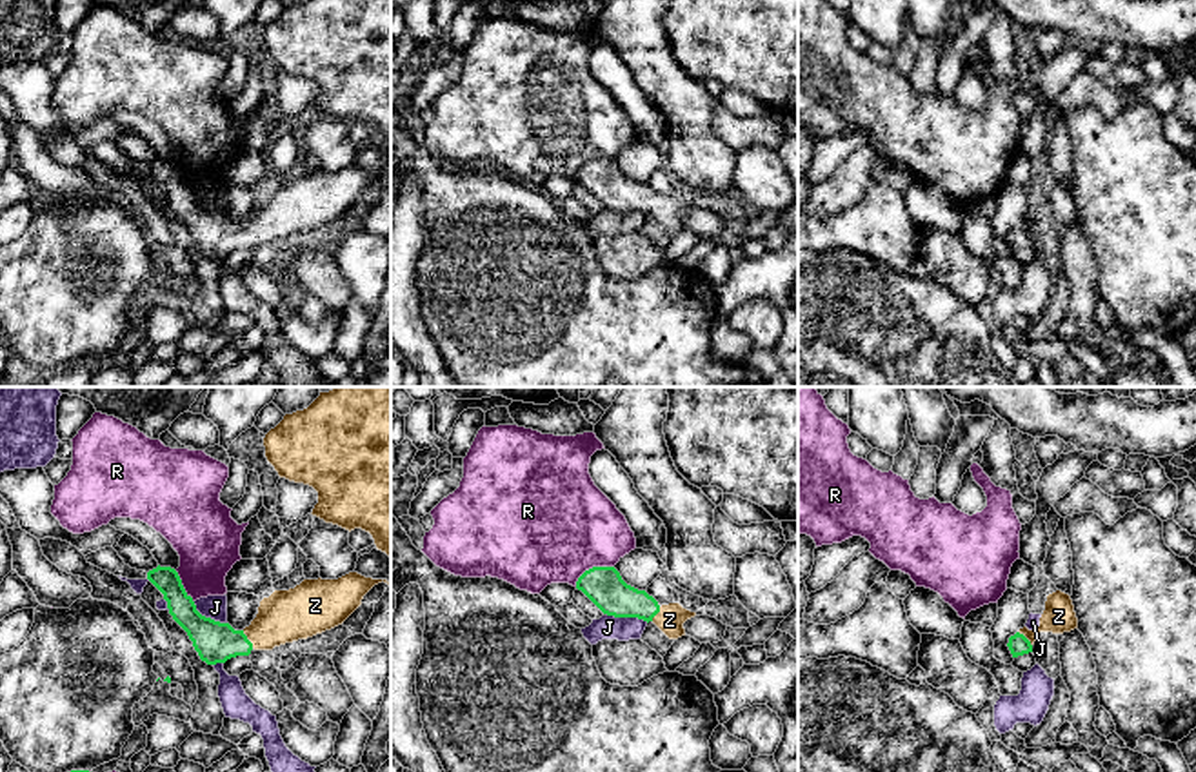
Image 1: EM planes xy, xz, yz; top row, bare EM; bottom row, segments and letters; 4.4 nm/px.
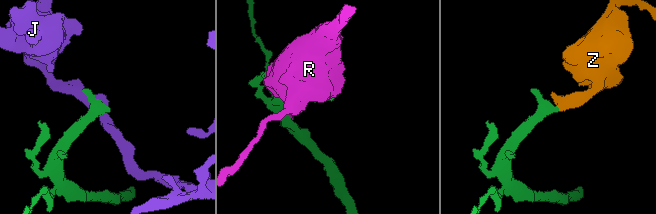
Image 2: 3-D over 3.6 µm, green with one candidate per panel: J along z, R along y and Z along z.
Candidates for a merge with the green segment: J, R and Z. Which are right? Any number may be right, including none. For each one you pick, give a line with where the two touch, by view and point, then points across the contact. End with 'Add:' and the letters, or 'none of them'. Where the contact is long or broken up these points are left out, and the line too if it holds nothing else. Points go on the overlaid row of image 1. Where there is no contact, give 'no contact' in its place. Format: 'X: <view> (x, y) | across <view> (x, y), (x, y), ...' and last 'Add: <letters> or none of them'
Z: xy (248, 640) | across xy (215, 642), (248, 640), (262, 634), (286, 616)
Add: Z

